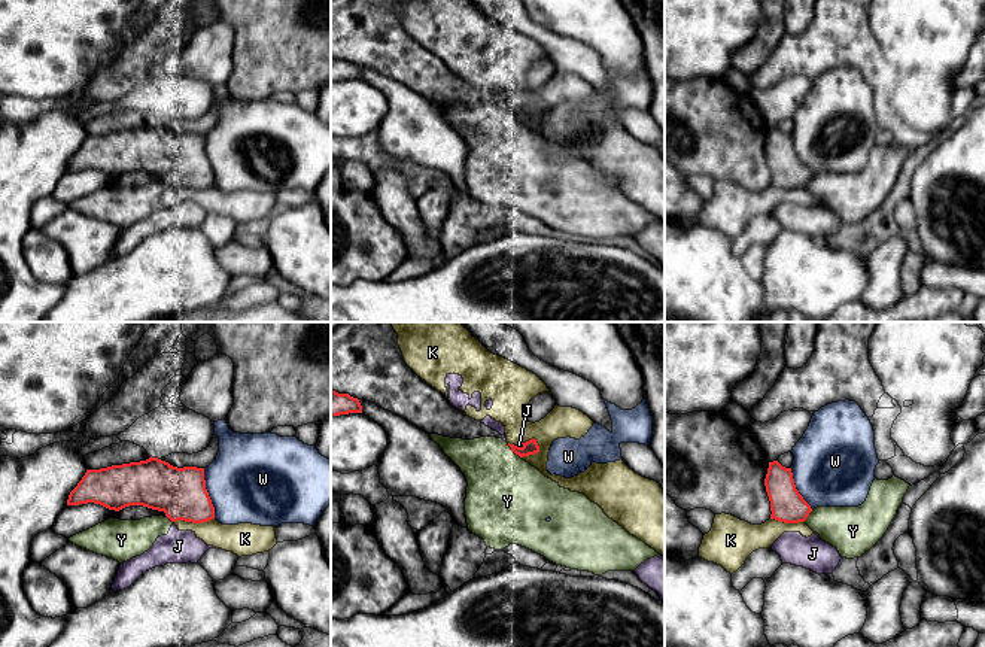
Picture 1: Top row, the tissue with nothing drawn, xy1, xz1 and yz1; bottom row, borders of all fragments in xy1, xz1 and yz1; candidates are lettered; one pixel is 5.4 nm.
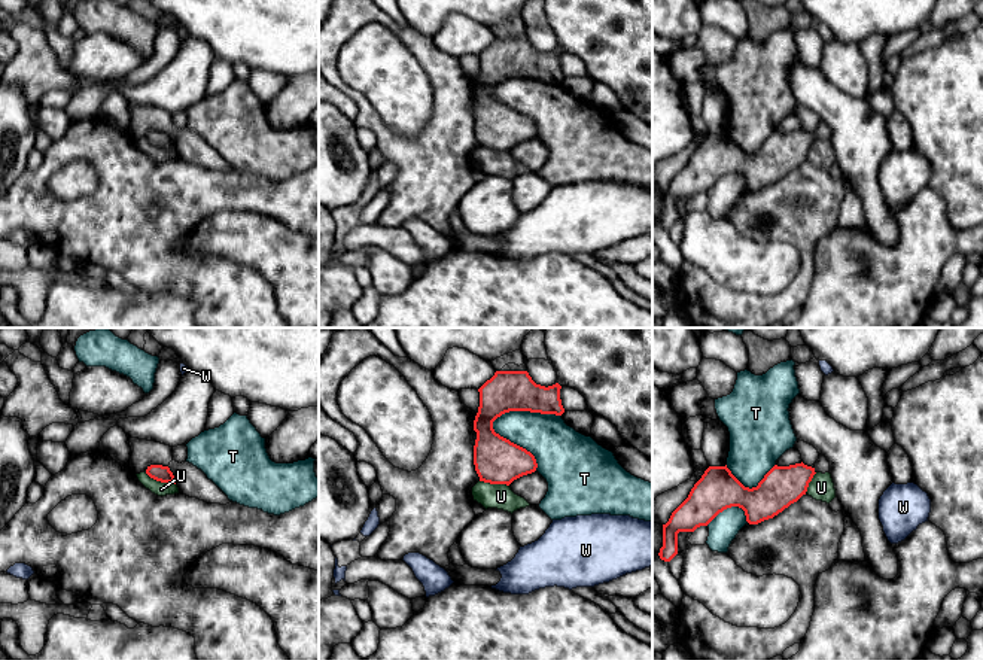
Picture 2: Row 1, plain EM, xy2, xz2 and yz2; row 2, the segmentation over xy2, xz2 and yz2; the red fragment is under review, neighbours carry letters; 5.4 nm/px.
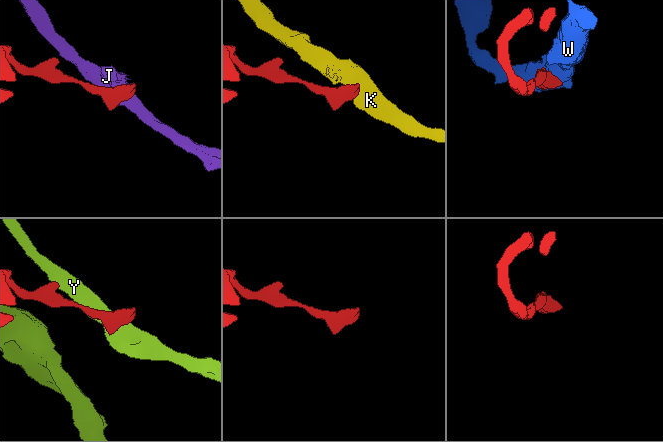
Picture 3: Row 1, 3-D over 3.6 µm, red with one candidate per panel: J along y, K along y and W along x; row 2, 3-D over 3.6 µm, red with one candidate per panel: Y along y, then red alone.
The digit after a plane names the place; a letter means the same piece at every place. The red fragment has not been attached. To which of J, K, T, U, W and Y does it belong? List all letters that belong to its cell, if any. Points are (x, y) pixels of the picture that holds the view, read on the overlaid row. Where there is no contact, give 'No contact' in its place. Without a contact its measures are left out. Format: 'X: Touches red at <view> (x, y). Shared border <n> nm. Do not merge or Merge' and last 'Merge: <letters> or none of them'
J: Touches red at xz1 (520, 447). Shared border 40 nm. Do not merge
K: Touches red at xz1 (537, 452). Shared border 140 nm. Do not merge
T: Touches red at xz2 (513, 443). Shared border 380 nm. Do not merge
U: Touches red at xy2 (160, 480). Shared border 180 nm. Do not merge
W: Touches red at xy1 (207, 494). Shared border 280 nm. Do not merge
Y: Touches red at xz1 (513, 450). Shared border 120 nm. Do not merge
Merge: none of them

